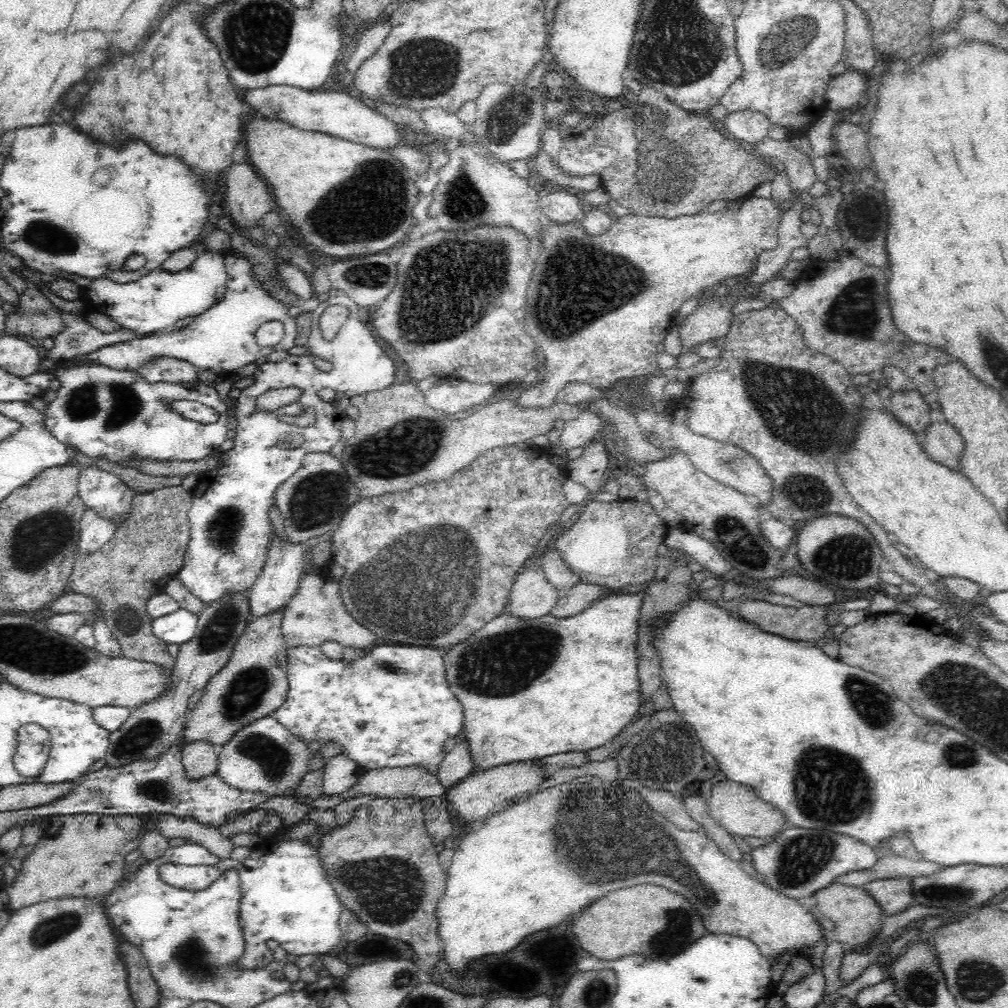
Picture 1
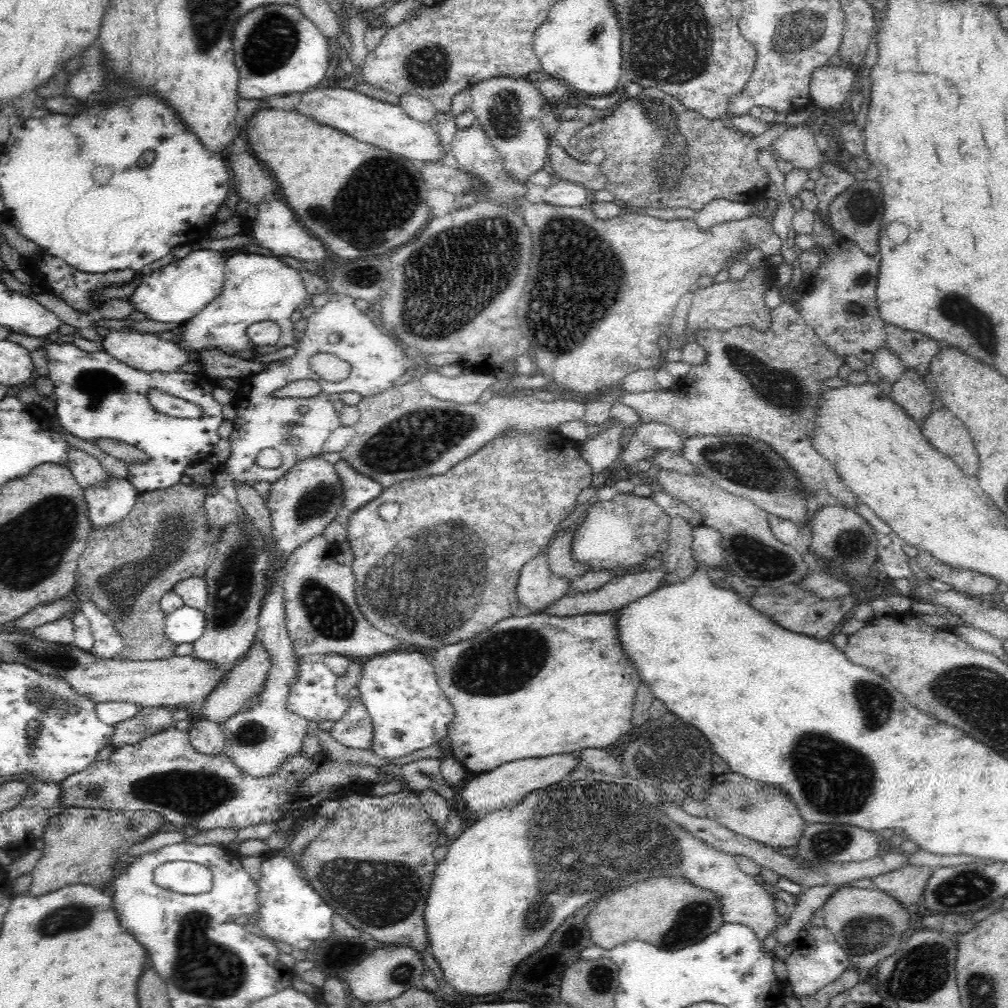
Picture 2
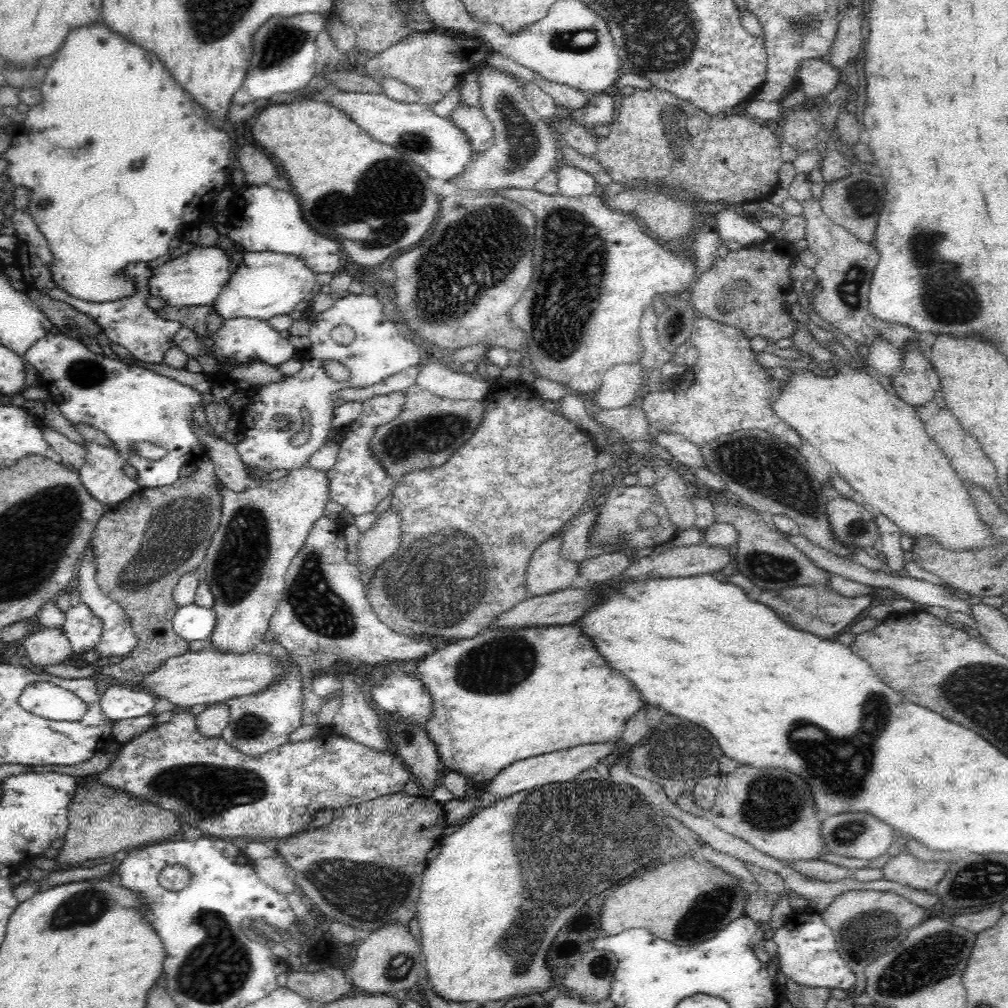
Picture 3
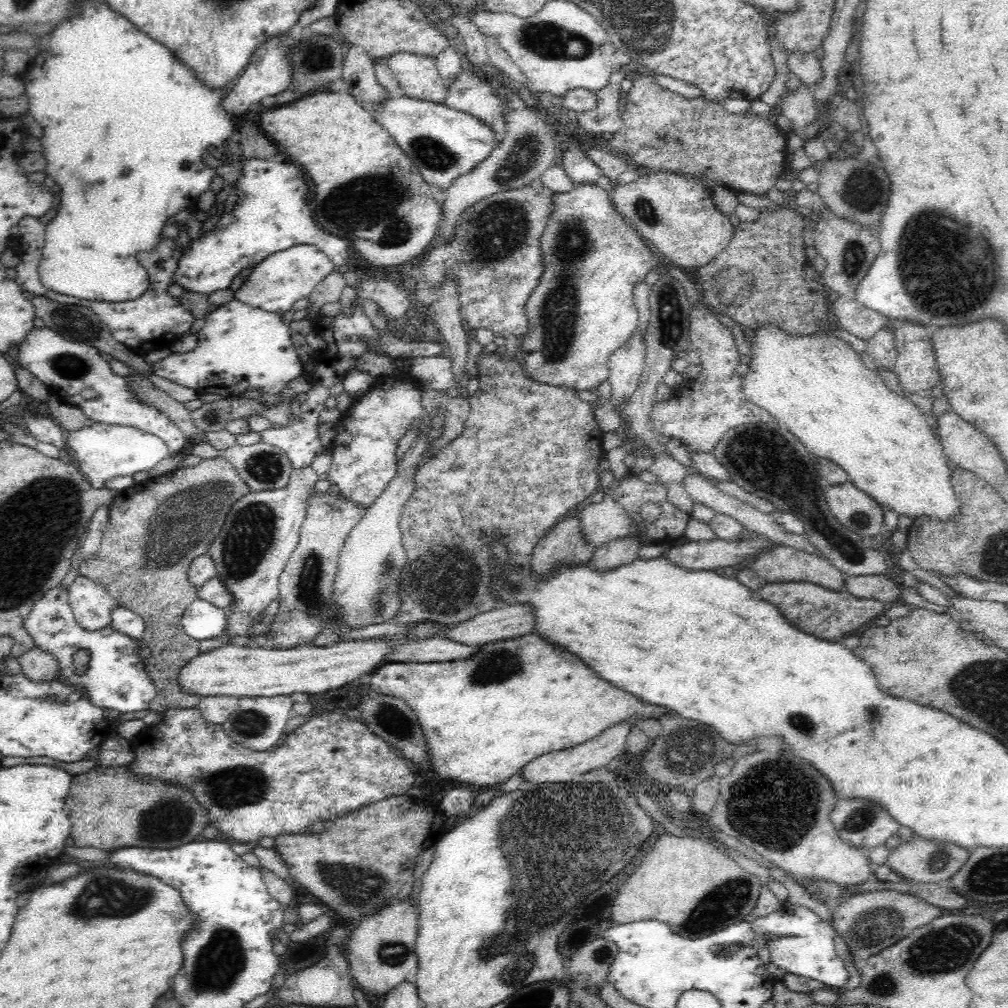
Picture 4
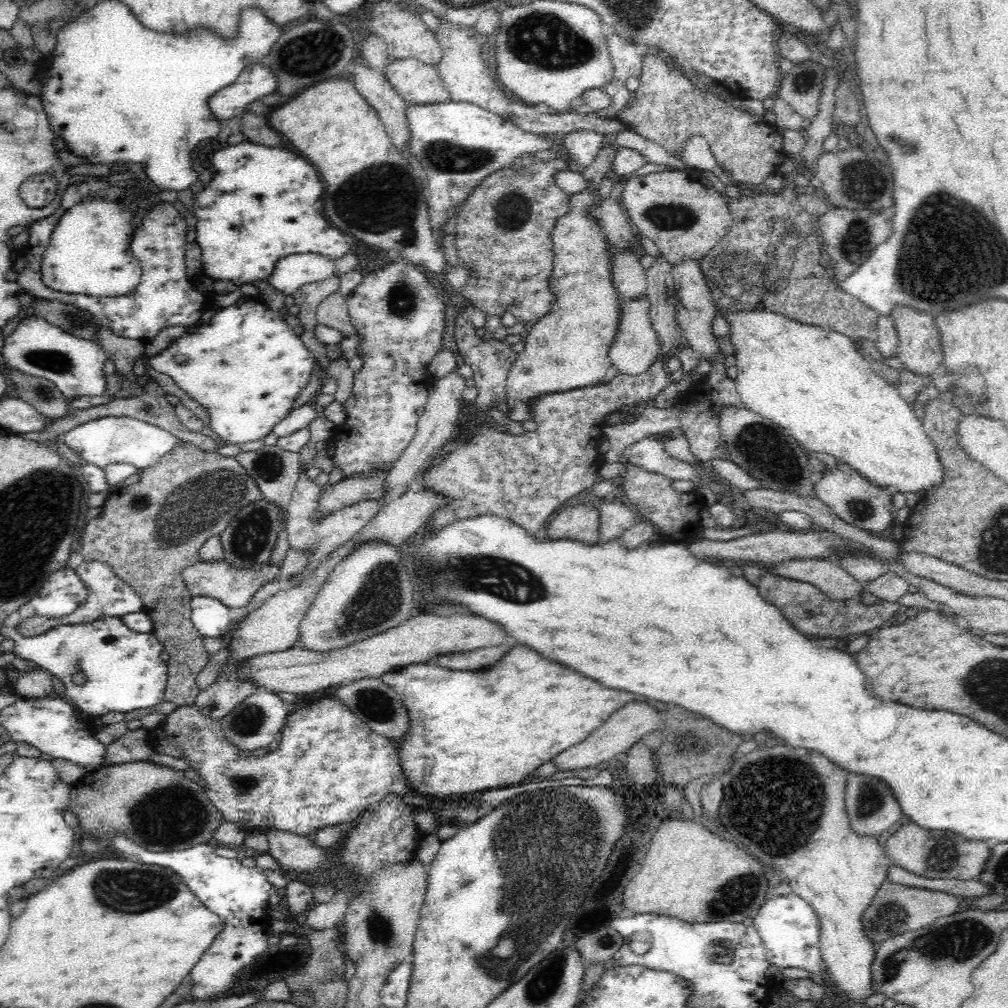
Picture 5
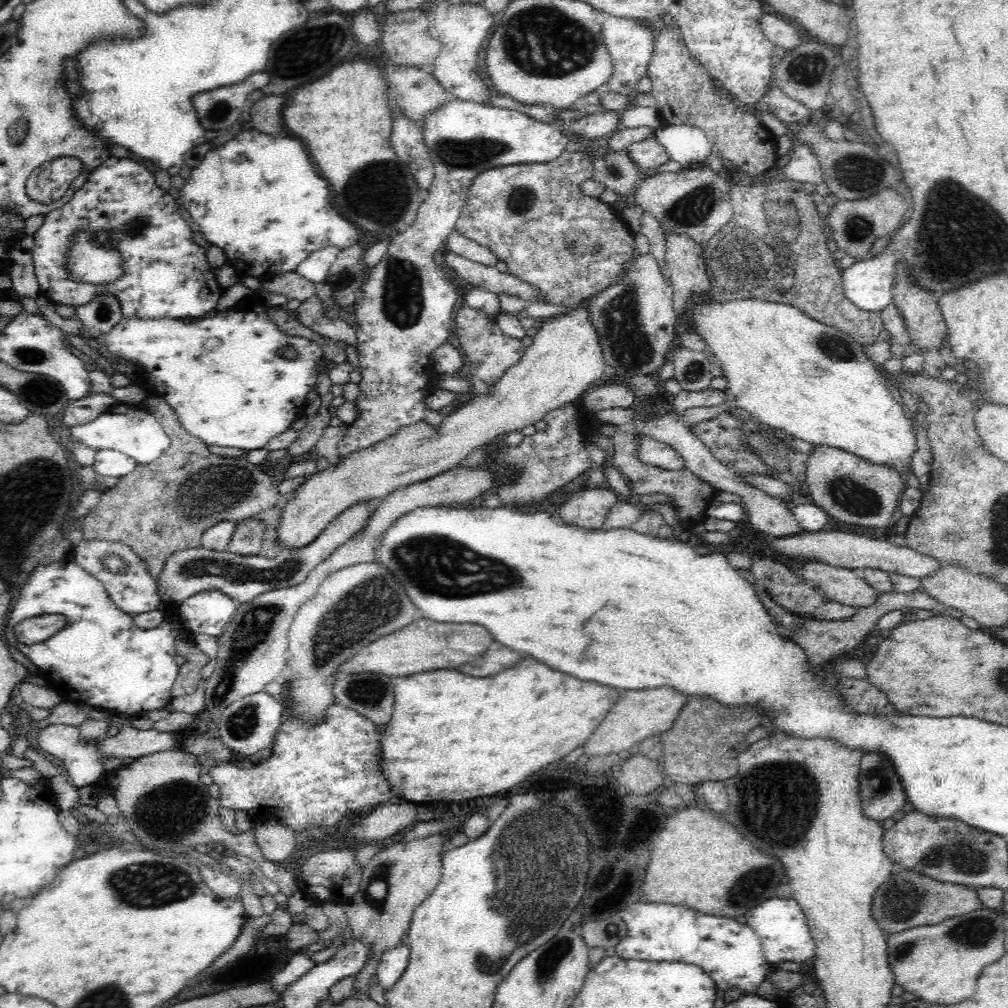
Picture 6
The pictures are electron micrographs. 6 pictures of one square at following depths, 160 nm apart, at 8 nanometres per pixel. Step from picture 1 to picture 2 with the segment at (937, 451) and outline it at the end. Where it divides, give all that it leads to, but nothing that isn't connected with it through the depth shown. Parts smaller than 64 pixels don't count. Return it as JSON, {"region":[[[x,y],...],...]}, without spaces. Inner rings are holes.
{"region":[[[935,408],[921,422],[922,434],[940,453],[950,457],[966,476],[976,477],[978,453],[966,425],[948,409]]]}

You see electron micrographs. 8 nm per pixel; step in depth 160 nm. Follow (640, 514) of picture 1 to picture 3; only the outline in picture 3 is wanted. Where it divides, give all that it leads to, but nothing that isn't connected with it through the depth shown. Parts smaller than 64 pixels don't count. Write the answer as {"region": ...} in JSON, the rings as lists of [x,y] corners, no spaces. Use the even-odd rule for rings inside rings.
{"region":[[[642,486],[618,487],[607,490],[606,500],[596,506],[598,514],[594,520],[592,530],[588,532],[588,541],[592,545],[602,547],[603,552],[624,552],[628,555],[638,552],[642,548],[654,548],[663,542],[670,541],[677,534],[676,526],[668,519],[667,508],[660,496],[652,488]],[[651,512],[658,517],[658,524],[644,527],[639,521],[640,514]]]}

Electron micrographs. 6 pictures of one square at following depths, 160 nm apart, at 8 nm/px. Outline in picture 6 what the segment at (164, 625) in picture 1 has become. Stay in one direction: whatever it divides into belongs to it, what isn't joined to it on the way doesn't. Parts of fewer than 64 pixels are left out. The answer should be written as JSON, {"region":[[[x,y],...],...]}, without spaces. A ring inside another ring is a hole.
{"region":[[[222,591],[199,592],[179,603],[179,618],[183,626],[194,634],[217,637],[233,619],[236,605]]]}

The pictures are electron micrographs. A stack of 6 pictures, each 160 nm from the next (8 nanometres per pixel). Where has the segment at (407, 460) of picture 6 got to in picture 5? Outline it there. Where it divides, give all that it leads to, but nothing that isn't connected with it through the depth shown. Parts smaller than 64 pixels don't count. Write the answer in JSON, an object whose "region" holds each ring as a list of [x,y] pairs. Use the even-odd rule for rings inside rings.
{"region":[[[611,141],[600,149],[594,162],[582,170],[582,176],[586,179],[587,190],[569,196],[571,210],[556,220],[551,233],[553,268],[548,278],[548,289],[554,295],[554,302],[550,310],[535,321],[528,337],[524,340],[524,349],[517,354],[510,369],[507,381],[507,405],[510,408],[510,420],[524,422],[532,420],[532,413],[528,404],[532,398],[536,398],[542,392],[562,392],[562,390],[574,390],[587,386],[601,384],[604,380],[606,370],[611,366],[608,358],[612,344],[618,338],[619,320],[621,319],[621,299],[613,285],[612,260],[614,260],[613,248],[608,238],[601,232],[600,220],[596,217],[596,210],[600,208],[602,201],[599,191],[601,182],[608,172],[611,172],[612,156],[616,154],[617,145]],[[376,471],[366,475],[366,478],[354,475],[354,478],[342,479],[336,486],[325,486],[319,498],[317,514],[326,516],[334,510],[340,510],[342,506],[356,504],[360,500],[378,500],[382,496],[382,487],[386,478],[386,473]]]}

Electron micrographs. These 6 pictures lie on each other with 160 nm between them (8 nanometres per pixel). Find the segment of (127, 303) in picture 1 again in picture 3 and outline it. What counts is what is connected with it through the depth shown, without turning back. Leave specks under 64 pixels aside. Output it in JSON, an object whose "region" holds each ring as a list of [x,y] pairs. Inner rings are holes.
{"region":[[[226,243],[218,248],[194,247],[184,256],[169,260],[162,266],[151,270],[148,276],[148,296],[162,298],[166,305],[176,308],[190,308],[191,306],[206,306],[216,300],[218,294],[229,278],[229,251],[231,247]]]}

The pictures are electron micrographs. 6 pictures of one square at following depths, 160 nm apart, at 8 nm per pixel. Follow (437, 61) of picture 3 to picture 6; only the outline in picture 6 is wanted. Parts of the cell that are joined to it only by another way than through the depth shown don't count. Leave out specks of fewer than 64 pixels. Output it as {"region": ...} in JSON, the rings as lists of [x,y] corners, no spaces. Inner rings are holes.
{"region":[[[388,64],[387,95],[406,118],[420,121],[453,99],[429,69]]]}

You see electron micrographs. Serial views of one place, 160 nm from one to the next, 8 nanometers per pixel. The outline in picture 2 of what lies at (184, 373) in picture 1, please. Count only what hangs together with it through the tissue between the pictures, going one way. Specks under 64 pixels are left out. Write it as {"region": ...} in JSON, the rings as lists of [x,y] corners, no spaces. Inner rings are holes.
{"region":[[[113,331],[103,338],[103,350],[132,368],[150,373],[180,372],[190,362],[186,351],[155,334]],[[148,388],[146,397],[156,411],[168,416],[195,419],[202,418],[205,415],[204,410],[197,404],[170,396],[170,394],[166,394],[166,392],[158,390],[158,388]]]}

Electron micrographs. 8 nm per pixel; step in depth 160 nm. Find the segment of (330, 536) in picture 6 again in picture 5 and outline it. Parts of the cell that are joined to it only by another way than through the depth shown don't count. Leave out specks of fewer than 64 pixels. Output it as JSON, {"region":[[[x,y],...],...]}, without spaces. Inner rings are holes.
{"region":[[[288,549],[286,558],[280,567],[270,564],[260,565],[255,569],[234,569],[224,560],[214,561],[213,563],[199,560],[196,564],[183,570],[183,579],[189,593],[194,597],[208,596],[220,600],[228,608],[242,608],[242,606],[246,606],[250,602],[254,592],[263,584],[270,582],[270,580],[280,580],[280,578],[290,579],[290,576],[294,576],[294,574],[298,574],[302,570],[302,566],[306,562],[308,562],[306,553],[294,549]]]}

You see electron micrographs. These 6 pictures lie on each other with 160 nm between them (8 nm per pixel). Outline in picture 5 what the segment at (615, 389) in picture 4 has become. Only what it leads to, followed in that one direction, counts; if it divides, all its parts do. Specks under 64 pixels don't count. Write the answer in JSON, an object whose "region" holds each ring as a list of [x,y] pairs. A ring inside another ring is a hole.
{"region":[[[638,299],[635,301],[621,300],[621,319],[619,320],[618,338],[612,344],[609,350],[608,358],[611,364],[616,366],[618,373],[636,376],[642,374],[650,368],[654,362],[656,354],[660,352],[660,344],[656,334],[650,325],[650,317],[648,317],[648,299]]]}

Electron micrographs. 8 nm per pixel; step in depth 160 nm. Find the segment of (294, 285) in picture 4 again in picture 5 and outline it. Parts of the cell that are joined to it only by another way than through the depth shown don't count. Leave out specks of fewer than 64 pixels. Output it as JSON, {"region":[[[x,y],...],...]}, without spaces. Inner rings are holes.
{"region":[[[308,252],[280,258],[266,282],[277,293],[287,297],[304,285],[322,282],[335,274],[335,261],[332,258]]]}

